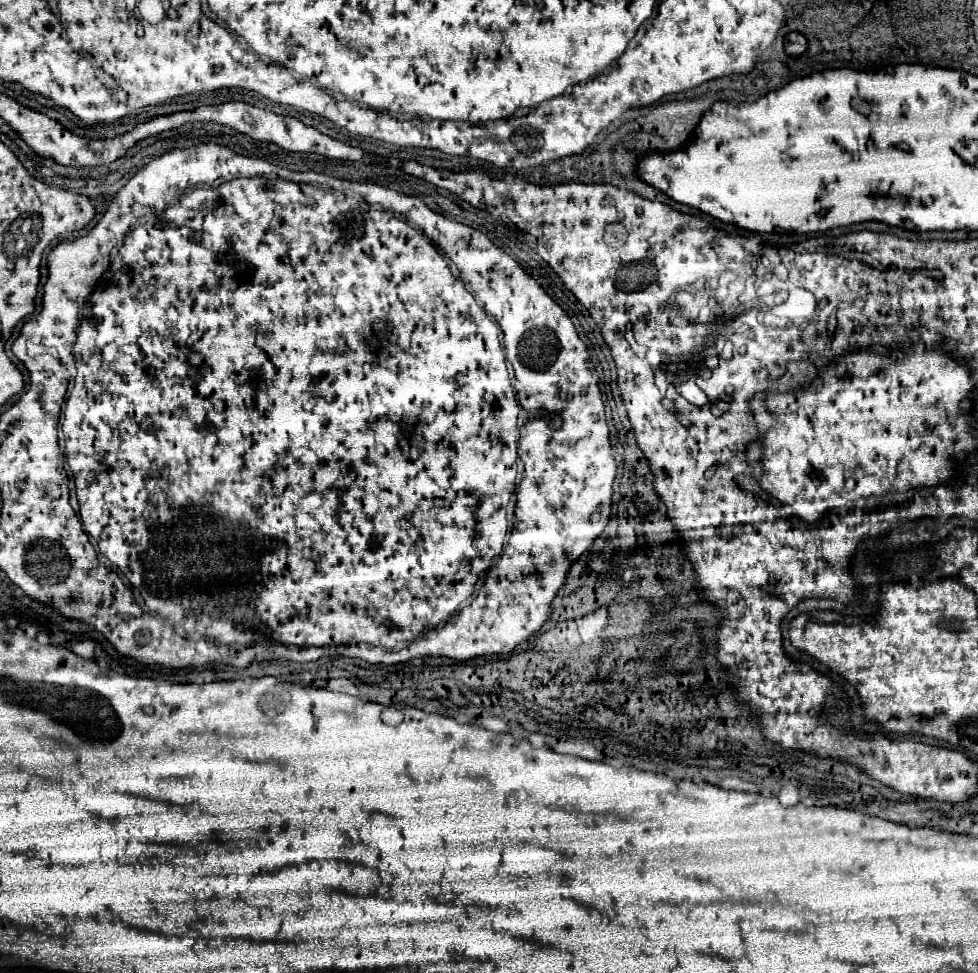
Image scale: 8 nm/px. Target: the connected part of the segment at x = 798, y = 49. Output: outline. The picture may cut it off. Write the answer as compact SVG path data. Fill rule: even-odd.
M799 32L787 34L787 38L785 38L785 52L789 56L801 56L805 50L807 50L807 40L805 40L803 34L799 34Z

